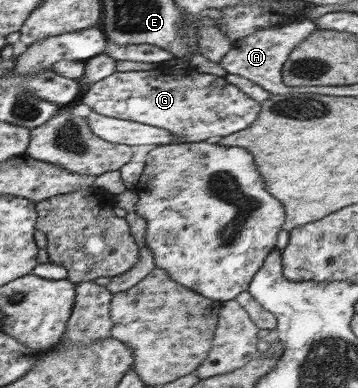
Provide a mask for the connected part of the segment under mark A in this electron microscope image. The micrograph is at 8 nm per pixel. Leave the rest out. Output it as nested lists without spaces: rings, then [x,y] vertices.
[[[303,17],[290,20],[289,23],[278,27],[257,29],[254,33],[231,43],[231,48],[223,55],[218,62],[226,73],[240,75],[250,81],[260,85],[268,94],[284,95],[291,87],[284,85],[281,80],[281,69],[288,54],[313,31],[317,30],[317,25],[312,20]]]

